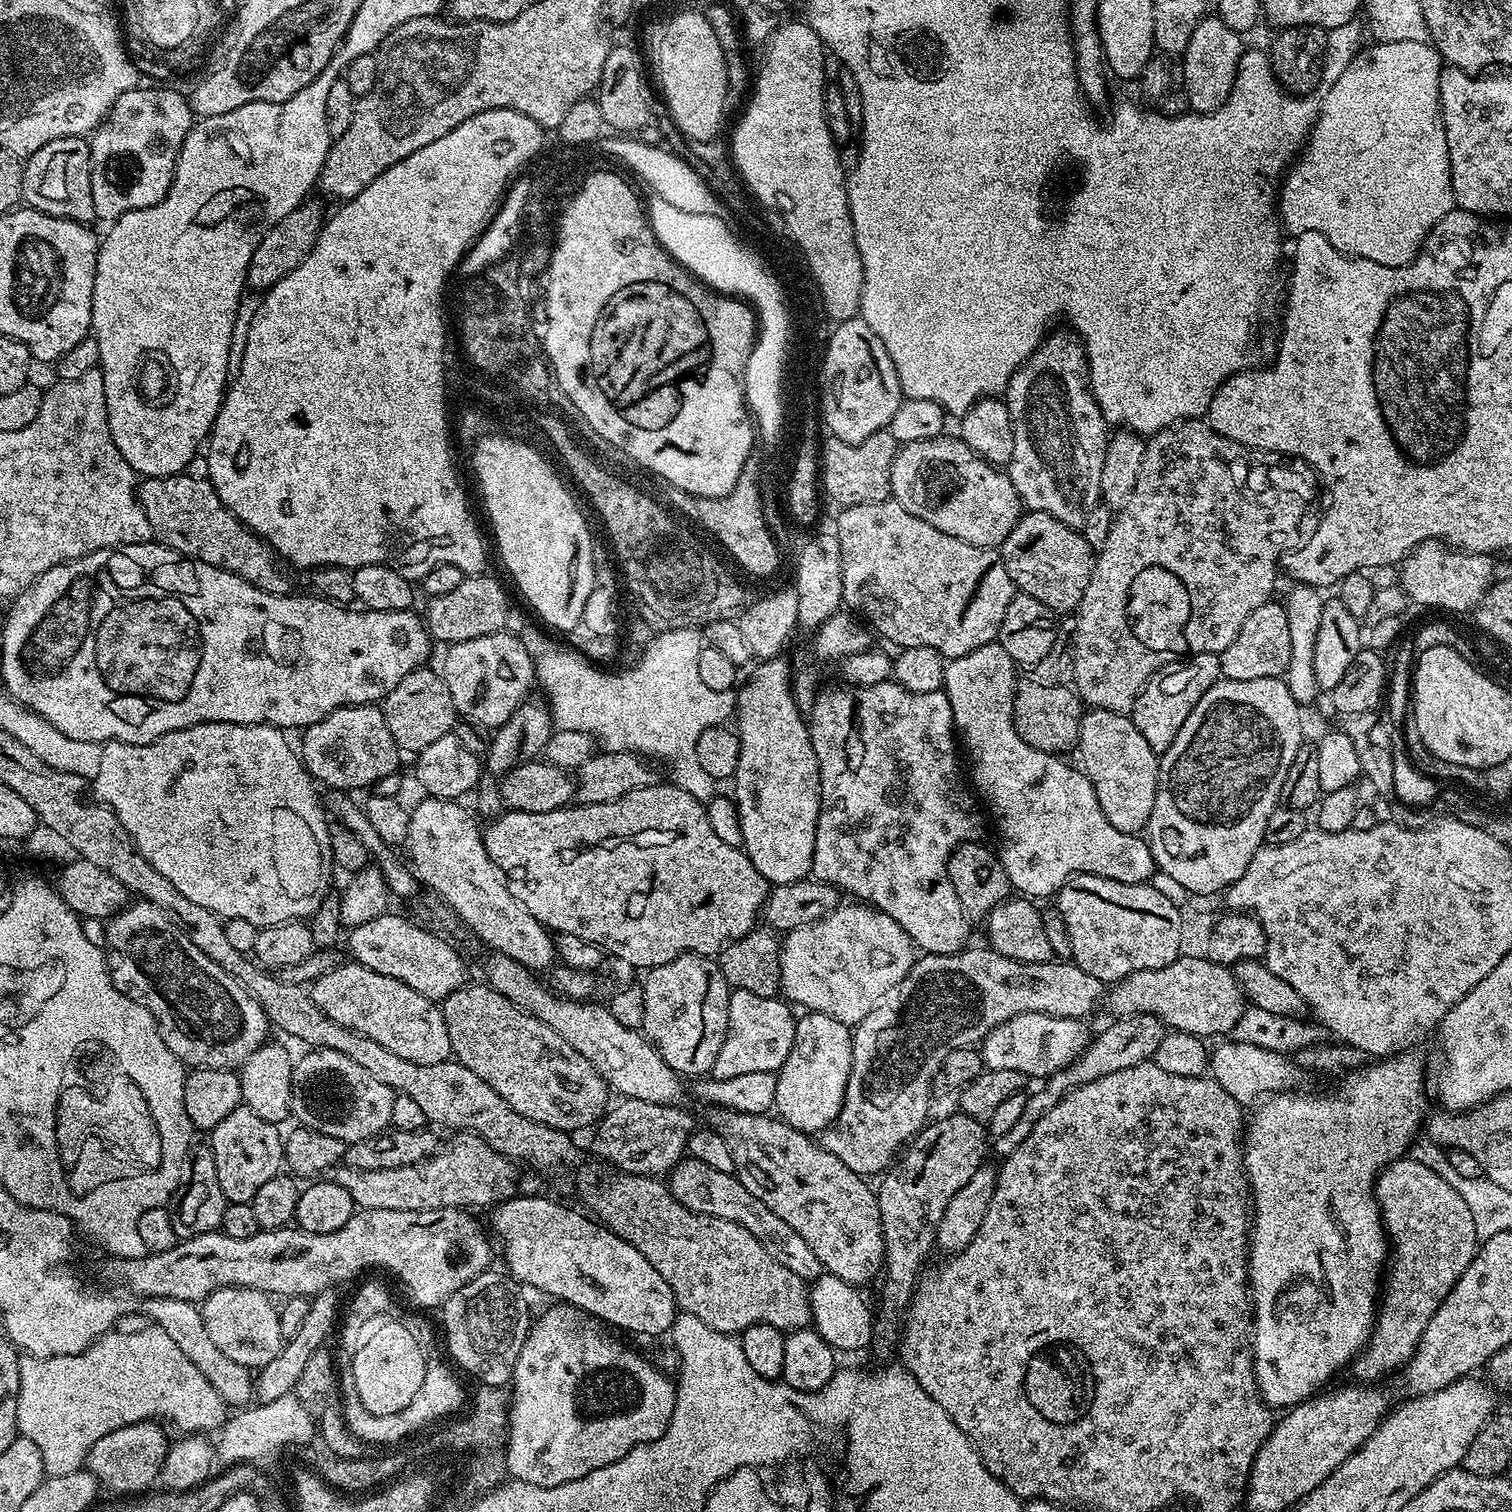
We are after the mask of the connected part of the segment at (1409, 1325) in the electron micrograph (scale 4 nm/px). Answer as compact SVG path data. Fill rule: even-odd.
M1409 1158L1398 1159L1376 1177L1375 1193L1380 1218L1390 1241L1390 1267L1386 1272L1386 1283L1382 1288L1382 1299L1378 1304L1372 1336L1363 1352L1350 1365L1350 1372L1360 1382L1380 1382L1383 1376L1388 1376L1391 1372L1399 1373L1410 1362L1422 1334L1426 1334L1426 1326L1430 1326L1430 1320L1434 1318L1438 1306L1442 1306L1446 1294L1454 1290L1466 1266L1470 1266L1478 1247L1473 1215L1470 1214L1465 1199L1429 1167Z

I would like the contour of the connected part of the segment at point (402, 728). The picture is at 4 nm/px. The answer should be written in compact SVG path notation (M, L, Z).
M421 666L406 674L406 678L402 678L402 682L398 682L398 686L394 686L382 701L386 726L390 726L390 734L394 734L394 742L404 754L426 750L430 742L449 735L458 723L456 707L443 675L428 667Z

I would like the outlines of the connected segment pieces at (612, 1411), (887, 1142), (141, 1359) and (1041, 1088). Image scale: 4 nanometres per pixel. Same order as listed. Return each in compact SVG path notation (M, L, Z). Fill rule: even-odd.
M556 1302L551 1305L540 1317L535 1317L534 1323L528 1329L528 1337L522 1346L522 1354L518 1354L518 1362L514 1366L514 1374L510 1381L510 1403L508 1405L507 1448L505 1450L507 1475L514 1480L521 1480L530 1486L562 1486L566 1482L574 1482L594 1470L607 1464L618 1462L630 1450L639 1444L649 1444L652 1440L662 1438L668 1431L670 1422L676 1412L676 1384L664 1372L659 1372L650 1361L636 1352L627 1352L618 1341L595 1328L597 1325L585 1313L570 1304ZM584 1444L605 1444L604 1453L595 1460L592 1456L584 1456Z
M991 946L972 947L965 947L963 952L955 952L953 956L921 955L906 978L876 1001L864 1021L855 1025L852 1034L853 1064L850 1066L846 1098L836 1121L824 1129L822 1143L830 1154L834 1154L834 1158L846 1162L850 1170L862 1177L872 1178L875 1172L883 1173L912 1137L929 1123L928 1099L932 1092L928 1087L939 1077L950 1050L979 1045L990 1030L1023 1012L1088 1018L1096 1003L1105 999L1105 981L1094 978L1094 974L1086 974L1086 970L1074 962L1027 964L1003 956Z
M155 1326L147 1327L137 1332L110 1331L86 1351L73 1356L51 1356L40 1360L37 1356L21 1355L20 1389L16 1398L18 1432L42 1450L42 1462L48 1476L74 1474L83 1469L98 1438L106 1438L106 1434L122 1426L143 1420L169 1420L184 1434L200 1434L206 1430L203 1428L219 1430L224 1427L230 1415L229 1409L206 1374L202 1374L202 1370L198 1370L182 1350L178 1350L170 1334Z
M1134 1014L1133 1016L1121 1016L1111 1021L1100 1033L1089 1039L1084 1053L1072 1064L1067 1064L1062 1070L1043 1077L1040 1084L1033 1092L1026 1095L1026 1110L1022 1118L1018 1118L1017 1124L1006 1130L1005 1134L993 1139L992 1150L1000 1155L1000 1158L1007 1158L1022 1146L1026 1134L1034 1130L1038 1118L1046 1114L1067 1092L1072 1092L1078 1086L1086 1082L1094 1082L1094 1078L1106 1078L1106 1074L1114 1074L1114 1070L1130 1070L1139 1064L1149 1063L1155 1057L1158 1046L1162 1046L1162 1038L1166 1035L1166 1026L1154 1014Z

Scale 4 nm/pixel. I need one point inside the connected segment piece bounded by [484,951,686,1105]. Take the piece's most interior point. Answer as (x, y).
(625, 1059)

